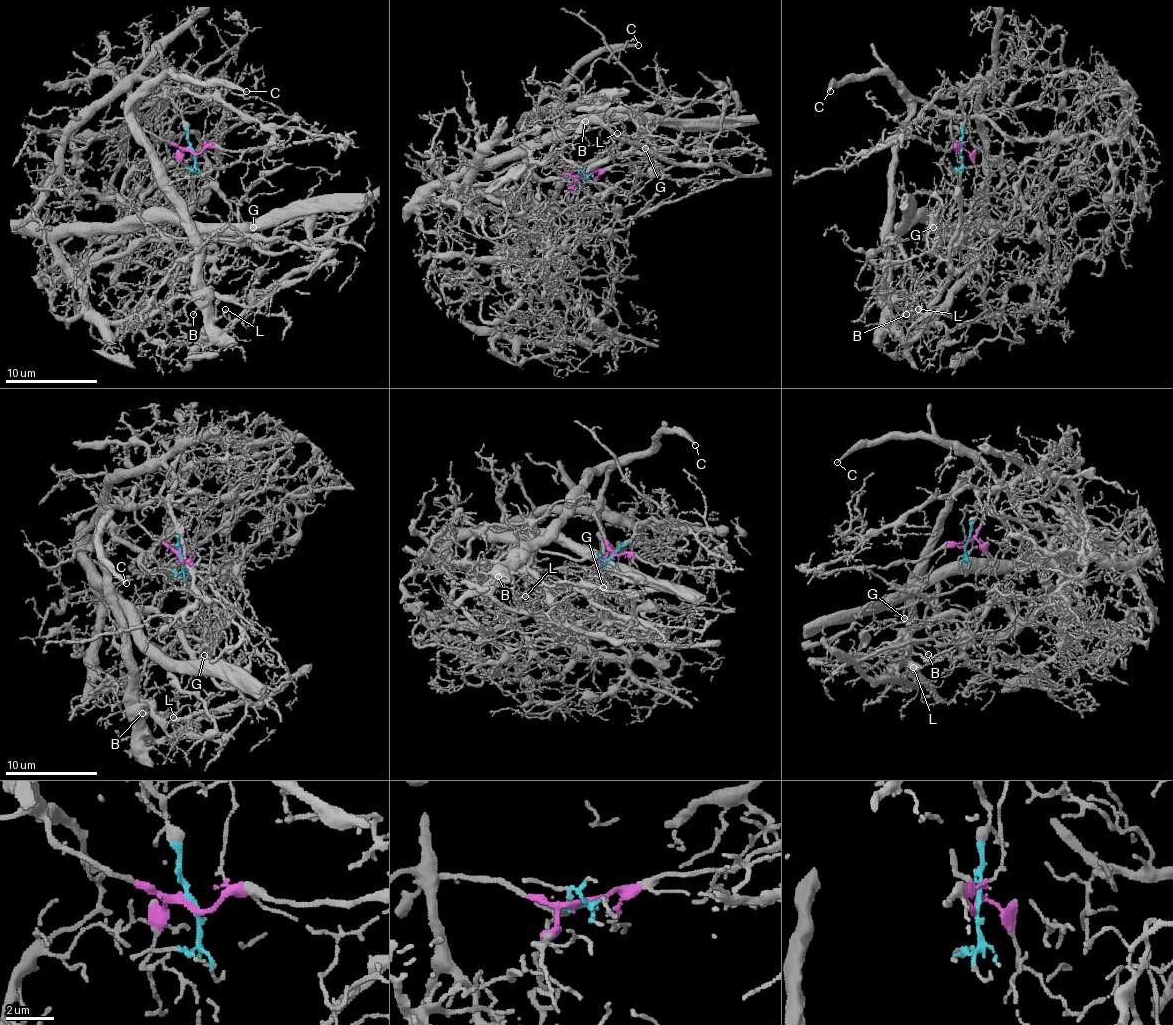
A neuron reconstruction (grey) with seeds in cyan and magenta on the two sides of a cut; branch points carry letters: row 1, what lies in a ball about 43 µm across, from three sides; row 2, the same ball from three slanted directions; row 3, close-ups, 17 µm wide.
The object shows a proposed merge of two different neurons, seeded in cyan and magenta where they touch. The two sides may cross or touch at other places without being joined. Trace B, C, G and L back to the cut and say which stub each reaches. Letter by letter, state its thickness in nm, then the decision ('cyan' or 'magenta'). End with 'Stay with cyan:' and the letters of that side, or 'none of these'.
B: 140 nm thick; magenta
C: 190 nm thick; magenta
G: 110 nm thick; magenta
L: 130 nm thick; magenta
Stay with cyan: none of these

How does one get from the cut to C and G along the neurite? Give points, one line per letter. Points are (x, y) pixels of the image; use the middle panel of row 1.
C: (584, 176), (529, 165), (524, 132), (557, 100), (561, 86), (580, 68), (603, 51), (637, 45)
G: (584, 176), (600, 169), (640, 176), (635, 165), (649, 153), (644, 148)

